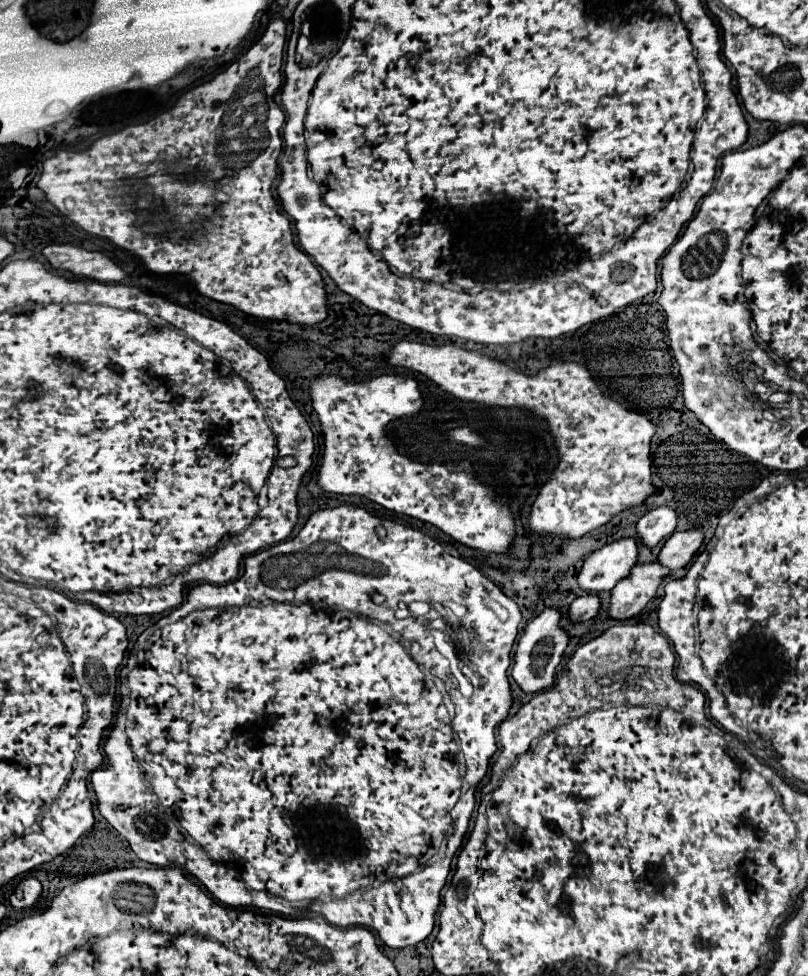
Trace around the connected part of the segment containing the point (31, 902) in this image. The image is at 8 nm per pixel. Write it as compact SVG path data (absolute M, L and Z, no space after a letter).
M28 877L28 879L20 881L20 885L16 887L16 891L10 897L10 903L14 909L28 909L38 903L40 895L42 895L40 881L36 877Z

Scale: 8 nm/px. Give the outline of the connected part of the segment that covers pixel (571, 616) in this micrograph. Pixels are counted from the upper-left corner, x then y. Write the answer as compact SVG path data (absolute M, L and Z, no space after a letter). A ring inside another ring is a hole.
M584 595L572 601L568 609L568 621L570 623L586 623L590 621L600 609L600 599L596 595Z

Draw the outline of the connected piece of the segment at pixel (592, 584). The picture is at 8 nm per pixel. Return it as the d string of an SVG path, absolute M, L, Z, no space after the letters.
M620 539L594 551L578 571L578 585L588 593L612 591L616 581L636 565L636 549L636 539Z

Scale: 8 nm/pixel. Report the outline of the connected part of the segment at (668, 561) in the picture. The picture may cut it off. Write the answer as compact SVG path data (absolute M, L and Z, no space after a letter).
M696 529L684 533L672 533L658 555L658 563L674 573L690 563L700 545L702 545L702 533Z

